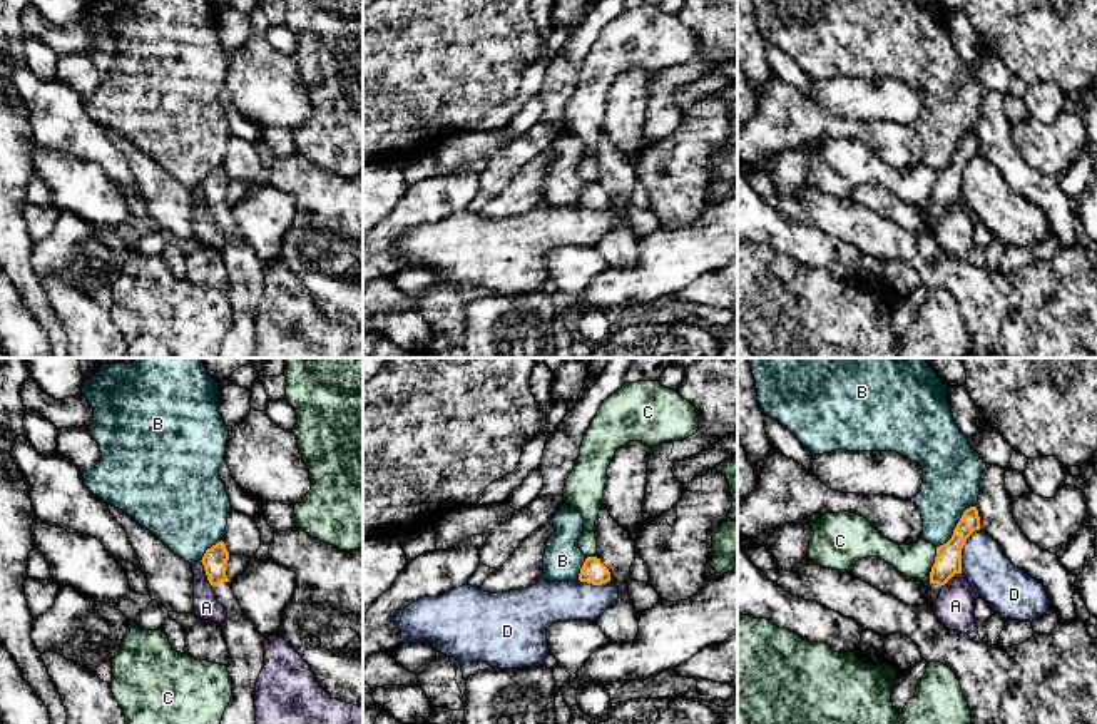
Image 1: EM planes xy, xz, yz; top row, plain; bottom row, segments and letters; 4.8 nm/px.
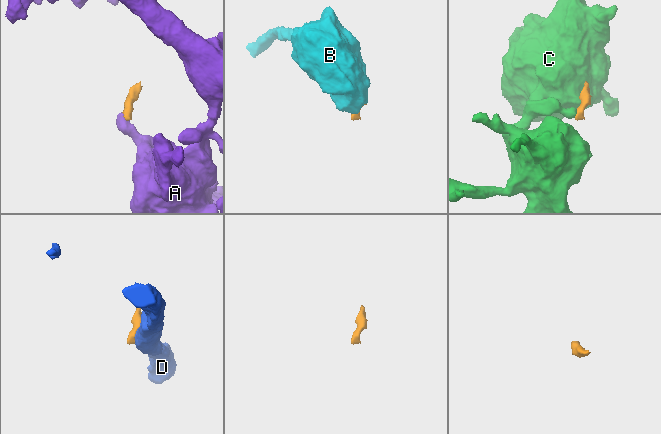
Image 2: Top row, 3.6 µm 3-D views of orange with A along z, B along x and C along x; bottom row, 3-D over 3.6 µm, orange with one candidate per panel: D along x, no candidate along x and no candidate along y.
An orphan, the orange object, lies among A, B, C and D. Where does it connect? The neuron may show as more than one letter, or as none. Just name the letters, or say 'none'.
none

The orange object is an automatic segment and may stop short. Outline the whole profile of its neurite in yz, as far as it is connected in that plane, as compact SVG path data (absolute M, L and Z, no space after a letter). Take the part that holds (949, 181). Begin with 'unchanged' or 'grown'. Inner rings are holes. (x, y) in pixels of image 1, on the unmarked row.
grown; M970 132L963 137L952 164L946 169L936 172L936 182L930 197L930 211L926 216L928 232L933 234L933 227L938 224L941 212L955 199L962 199L962 174L975 156L980 156L980 142L977 132Z

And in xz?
unchanged; M587 182L580 194L579 206L592 209L592 211L602 211L602 209L610 207L610 197L600 187L600 184Z

